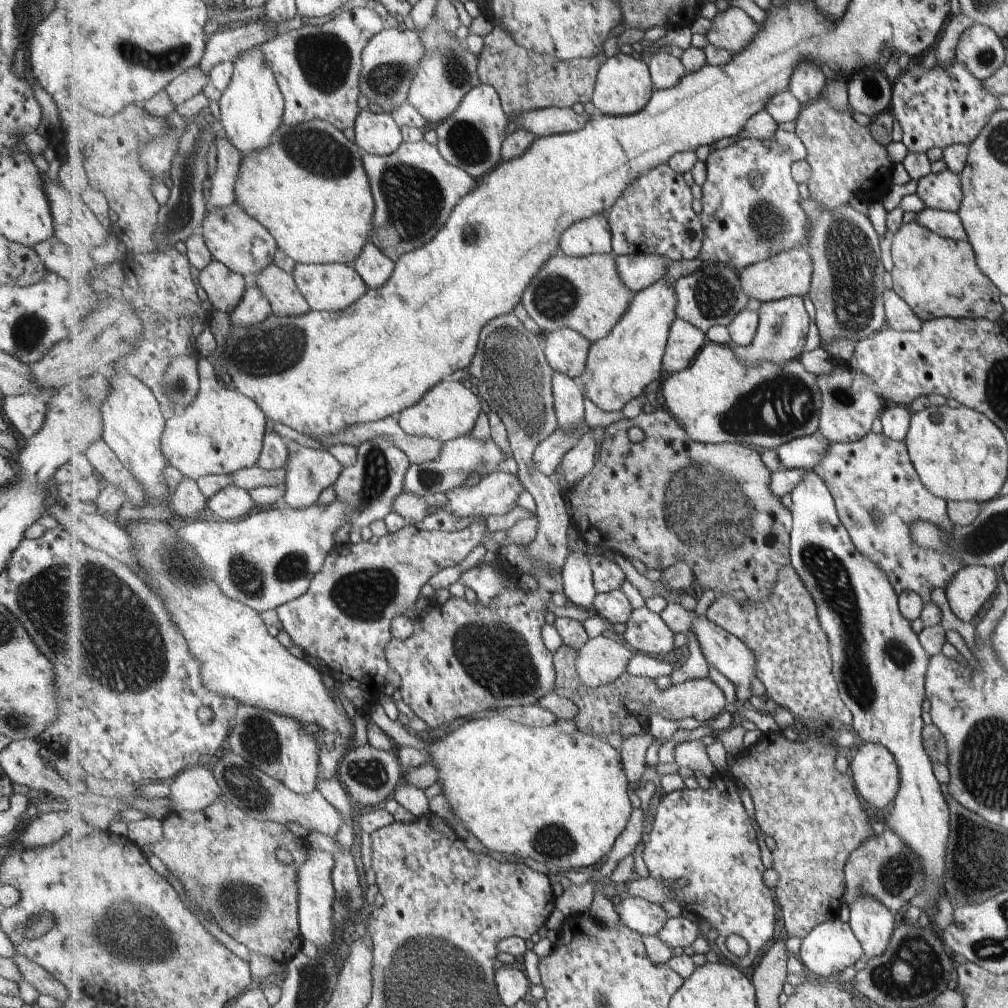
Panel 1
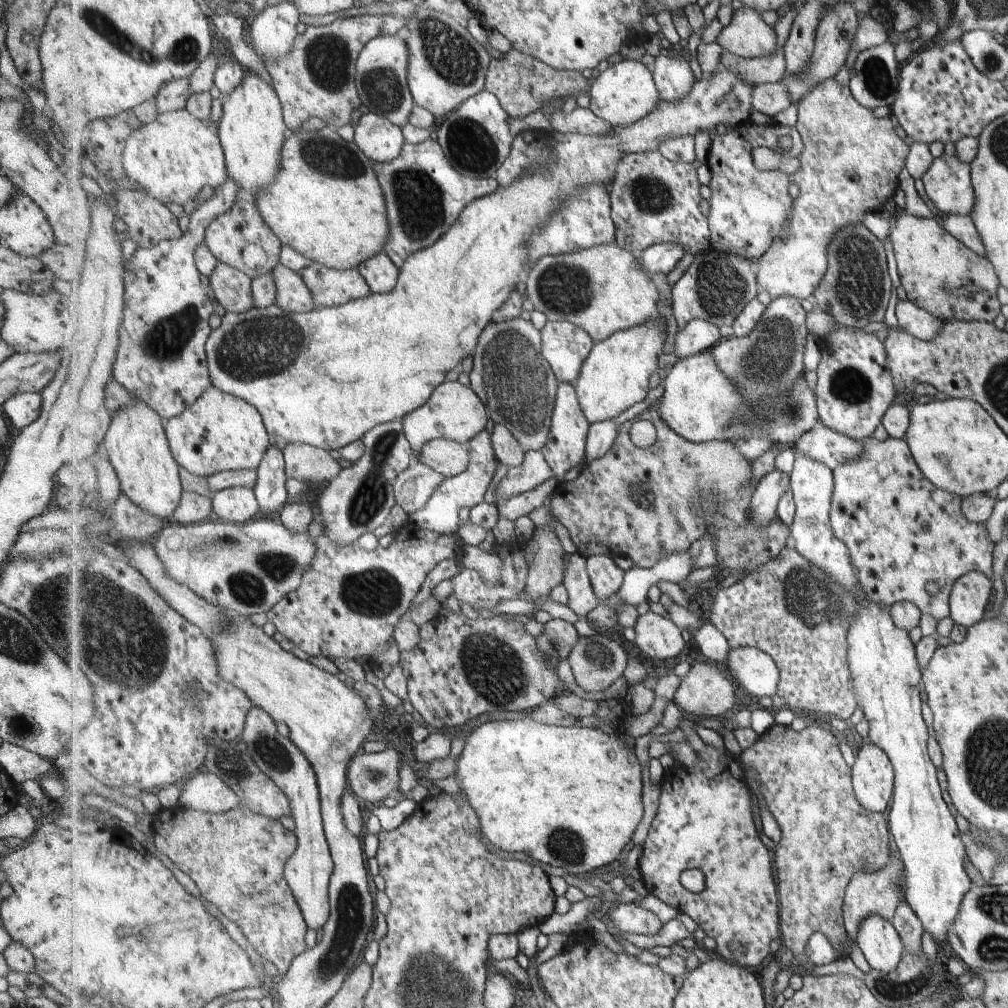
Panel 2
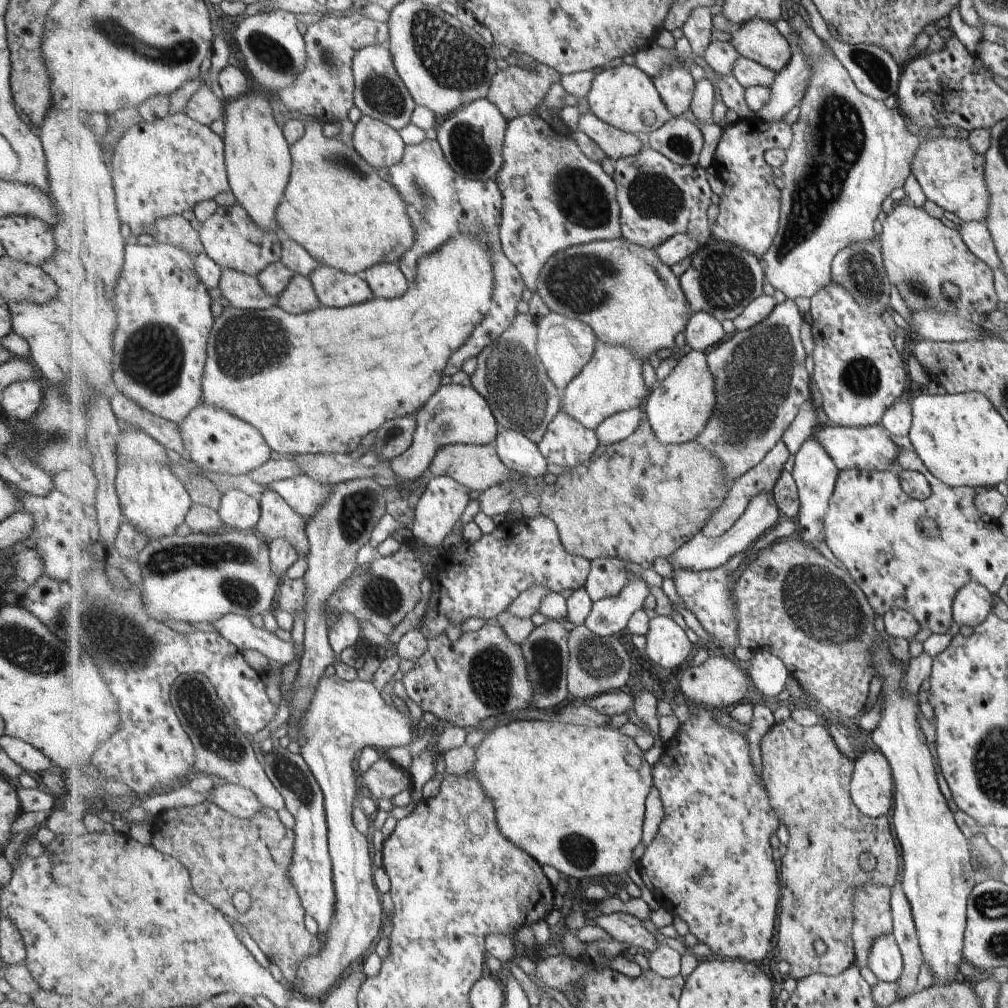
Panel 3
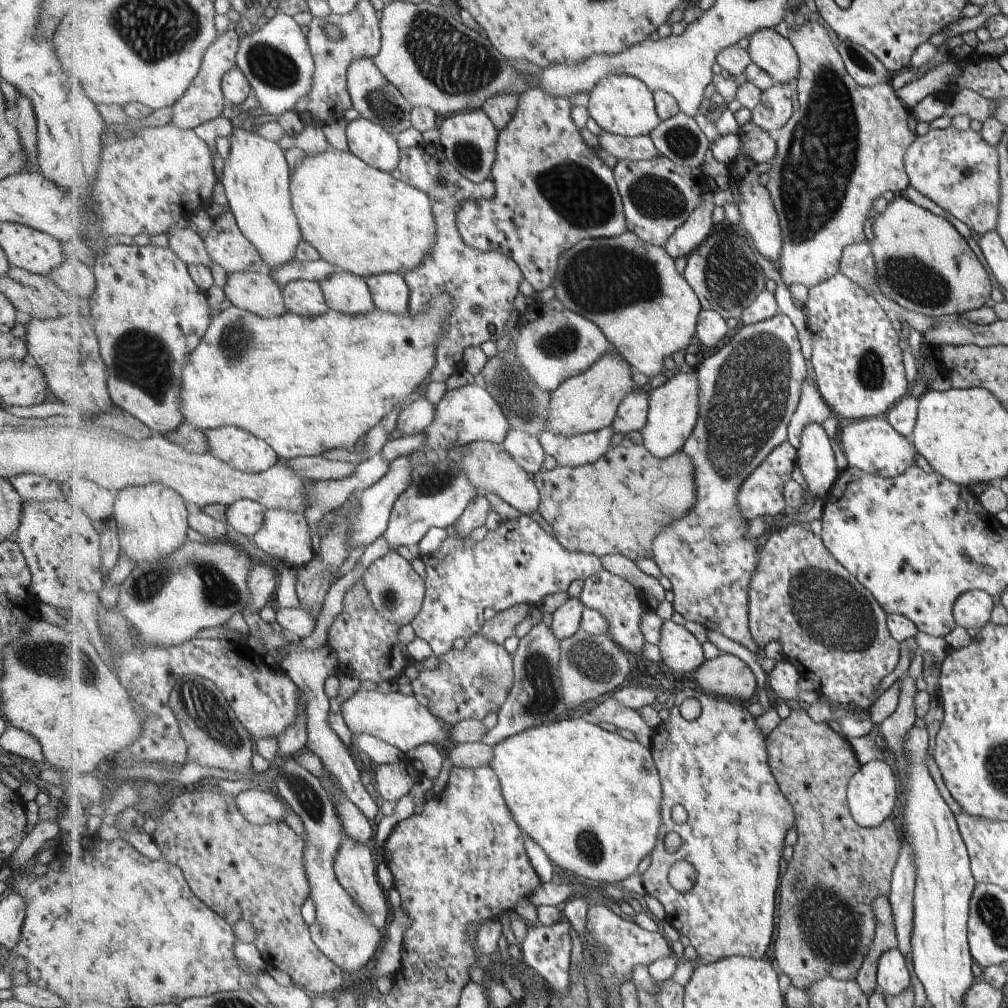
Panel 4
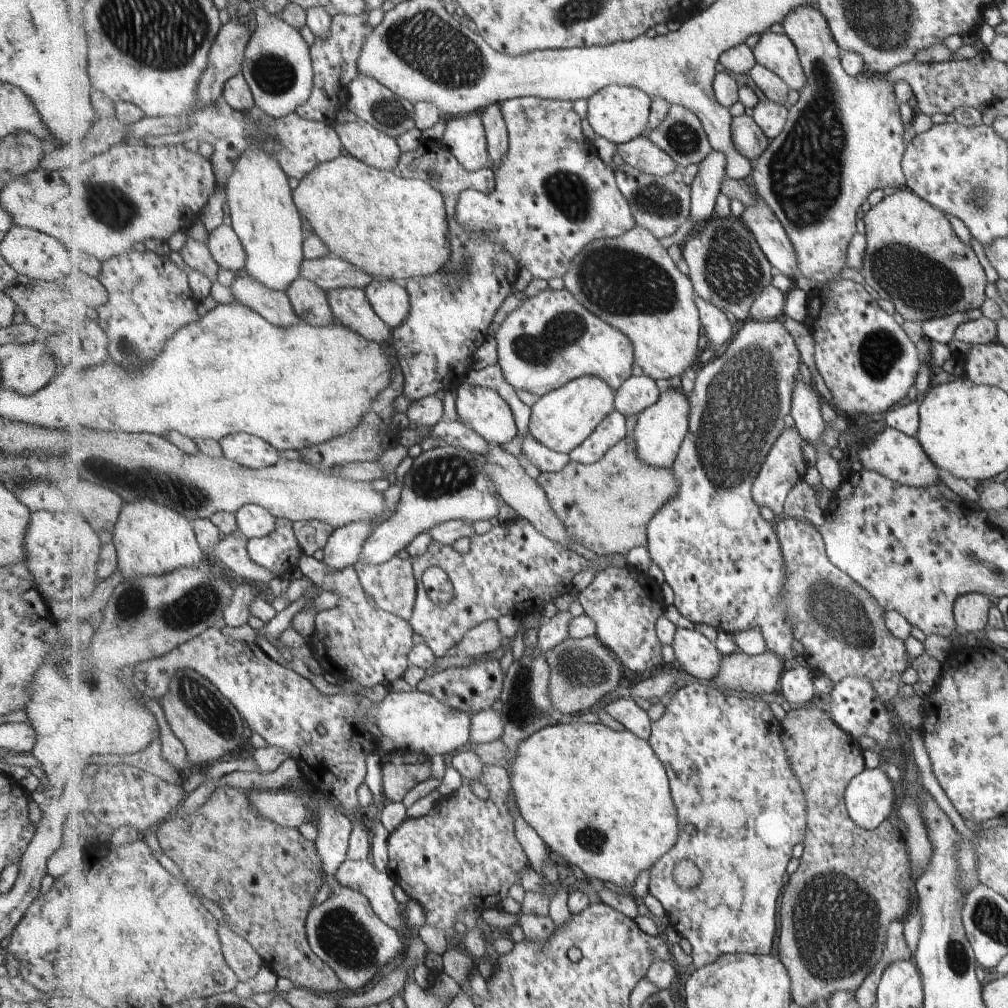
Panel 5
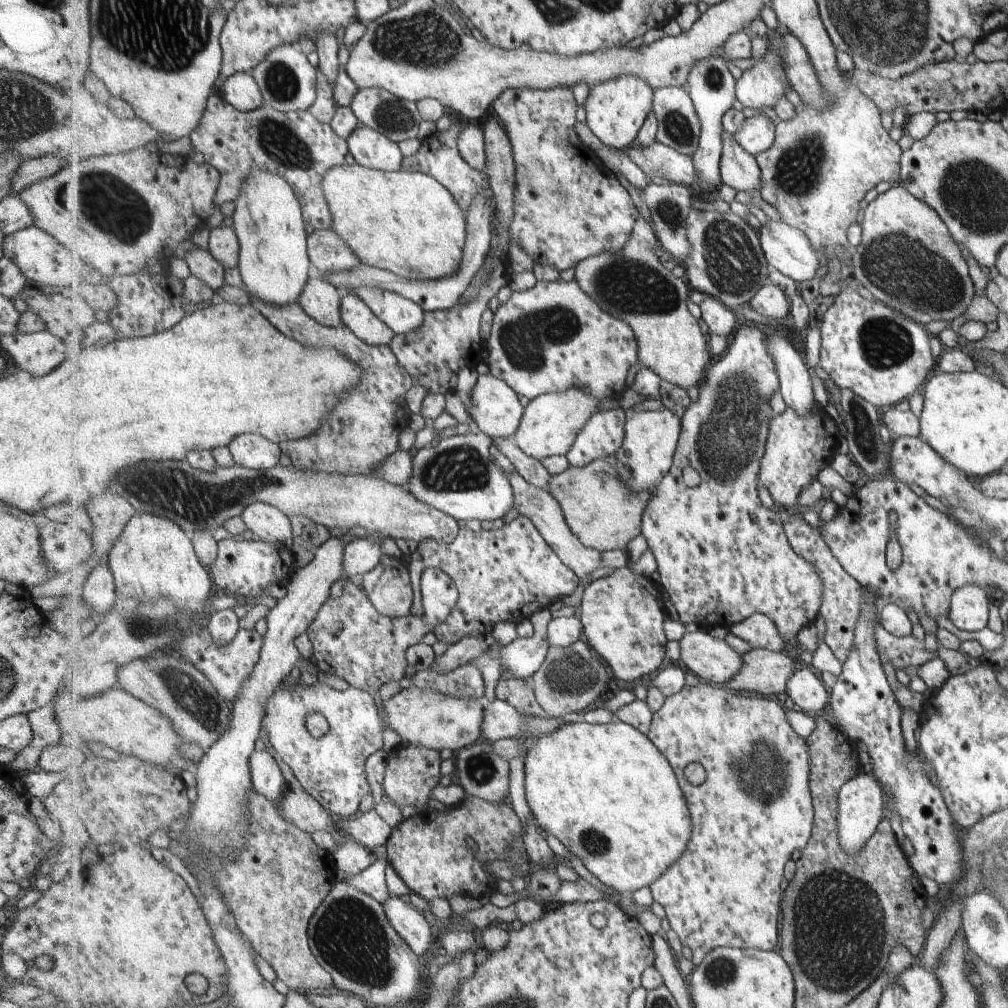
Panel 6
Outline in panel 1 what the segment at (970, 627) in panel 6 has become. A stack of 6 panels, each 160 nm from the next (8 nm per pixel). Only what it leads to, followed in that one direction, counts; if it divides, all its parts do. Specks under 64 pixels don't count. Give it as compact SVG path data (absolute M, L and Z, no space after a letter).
M964 565L945 586L951 612L963 622L970 622L998 585L995 570L983 565Z

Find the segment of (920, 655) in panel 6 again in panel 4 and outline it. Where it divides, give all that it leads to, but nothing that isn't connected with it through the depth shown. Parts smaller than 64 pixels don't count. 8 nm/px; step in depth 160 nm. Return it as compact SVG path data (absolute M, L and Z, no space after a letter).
M800 523L797 526L787 526L781 528L779 532L773 533L768 541L759 551L760 564L756 570L755 577L752 578L749 593L750 608L750 627L754 641L762 647L767 646L771 640L776 640L782 647L781 654L787 660L791 661L804 679L813 682L815 691L824 695L827 702L833 707L842 704L846 707L871 708L873 704L873 694L879 686L882 678L891 674L897 664L899 664L899 650L901 644L896 638L893 638L890 628L888 627L888 614L880 605L880 602L865 588L860 579L855 578L834 556L833 553L825 546L822 535L815 535L807 525Z

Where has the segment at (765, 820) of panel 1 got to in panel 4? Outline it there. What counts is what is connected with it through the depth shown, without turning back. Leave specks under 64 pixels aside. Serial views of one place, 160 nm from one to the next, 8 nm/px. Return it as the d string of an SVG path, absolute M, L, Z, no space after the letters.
M792 705L790 715L786 719L781 720L780 724L765 737L768 744L768 761L784 795L788 798L796 812L795 828L797 830L797 842L793 846L793 857L787 862L788 866L781 877L781 898L778 903L779 926L778 935L774 942L774 957L782 972L789 976L791 984L804 991L823 977L833 977L842 981L855 980L860 972L860 968L864 964L864 960L868 956L873 939L876 937L876 926L879 925L876 919L876 912L872 908L873 901L877 900L881 895L889 898L892 892L894 870L899 862L900 852L905 842L901 841L901 836L897 832L897 826L895 826L895 822L891 820L891 817L876 827L862 827L853 818L848 805L848 784L853 776L861 770L862 764L860 759L857 758L851 742L845 736L839 736L837 732L833 732L825 723L813 722L807 716L805 707L801 709L797 705Z

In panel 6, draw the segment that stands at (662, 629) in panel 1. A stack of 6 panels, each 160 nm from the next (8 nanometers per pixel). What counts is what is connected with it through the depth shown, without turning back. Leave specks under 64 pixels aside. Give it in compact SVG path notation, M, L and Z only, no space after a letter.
M708 628L688 632L679 644L685 666L715 685L727 684L744 665L742 655L725 640L709 634Z

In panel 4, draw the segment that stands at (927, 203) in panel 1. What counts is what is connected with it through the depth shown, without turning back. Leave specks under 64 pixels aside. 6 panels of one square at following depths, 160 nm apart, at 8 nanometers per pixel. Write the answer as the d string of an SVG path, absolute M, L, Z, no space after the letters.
M951 125L944 129L928 130L919 135L908 148L904 158L910 184L941 208L960 220L968 229L978 235L994 230L999 216L1000 177L999 154L991 144L986 143L979 132L971 129L958 131Z

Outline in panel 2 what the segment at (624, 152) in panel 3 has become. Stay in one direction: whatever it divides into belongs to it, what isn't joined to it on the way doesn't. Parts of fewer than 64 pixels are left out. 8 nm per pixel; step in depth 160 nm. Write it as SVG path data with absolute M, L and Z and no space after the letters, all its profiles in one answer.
M577 107L570 113L555 111L549 117L550 126L563 133L581 133L584 135L604 135L613 130L613 125L599 118L590 108Z

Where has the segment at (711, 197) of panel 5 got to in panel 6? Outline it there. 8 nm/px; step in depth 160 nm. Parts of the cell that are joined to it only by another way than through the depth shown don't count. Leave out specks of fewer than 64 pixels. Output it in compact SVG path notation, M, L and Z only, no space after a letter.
M718 56L699 61L693 67L688 80L688 89L702 122L700 145L692 157L698 174L698 181L690 186L696 199L701 199L703 192L718 190L722 182L720 164L724 157L724 116L733 108L736 97L736 80L727 68L727 62Z

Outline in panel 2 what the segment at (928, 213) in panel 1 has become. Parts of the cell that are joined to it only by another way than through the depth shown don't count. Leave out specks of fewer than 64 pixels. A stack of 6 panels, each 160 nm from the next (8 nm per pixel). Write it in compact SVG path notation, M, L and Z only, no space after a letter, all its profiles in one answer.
M948 213L945 217L940 216L938 222L943 223L943 228L950 235L953 235L953 238L964 243L969 250L982 257L984 256L983 242L968 214Z

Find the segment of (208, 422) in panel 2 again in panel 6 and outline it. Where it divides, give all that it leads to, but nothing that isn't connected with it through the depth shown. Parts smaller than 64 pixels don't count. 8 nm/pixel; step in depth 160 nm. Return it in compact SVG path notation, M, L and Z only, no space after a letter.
M257 433L235 437L228 447L237 464L258 471L267 471L277 466L284 453L279 443Z

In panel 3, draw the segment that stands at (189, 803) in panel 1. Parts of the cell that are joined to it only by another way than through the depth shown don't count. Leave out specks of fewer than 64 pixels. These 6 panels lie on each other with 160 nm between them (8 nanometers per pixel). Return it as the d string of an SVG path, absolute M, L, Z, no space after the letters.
M225 781L224 784L213 786L208 792L209 801L229 811L234 817L251 818L263 807L259 797L252 790L245 789L237 783Z

